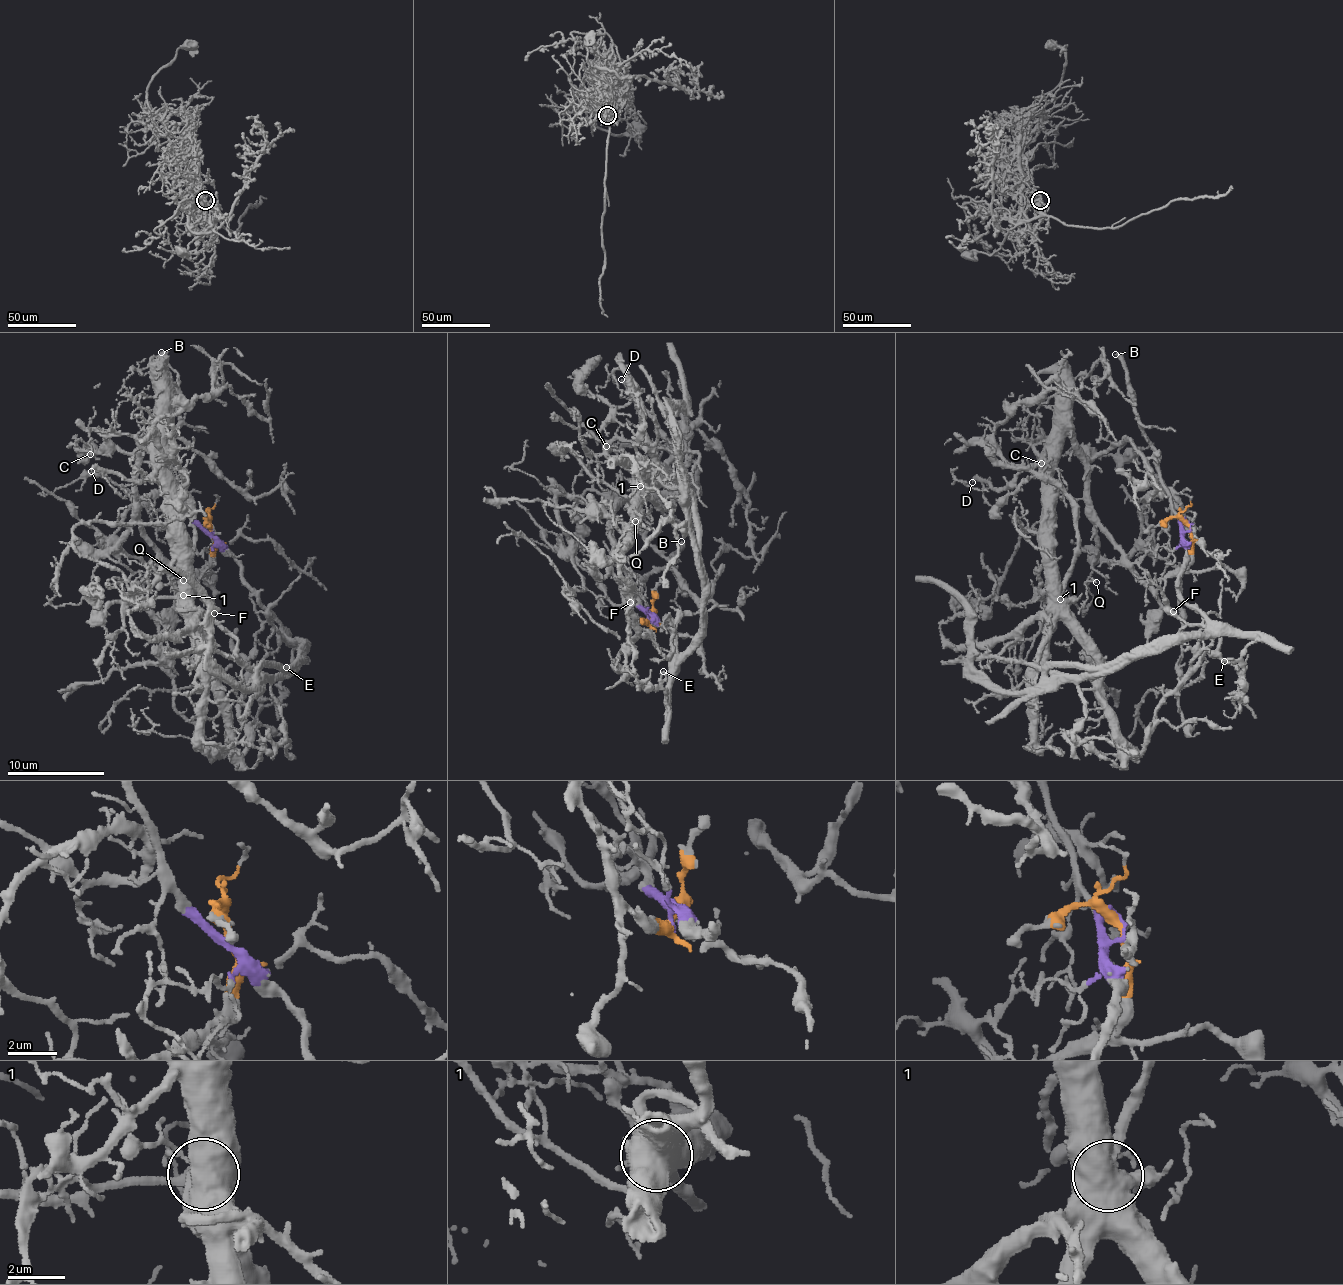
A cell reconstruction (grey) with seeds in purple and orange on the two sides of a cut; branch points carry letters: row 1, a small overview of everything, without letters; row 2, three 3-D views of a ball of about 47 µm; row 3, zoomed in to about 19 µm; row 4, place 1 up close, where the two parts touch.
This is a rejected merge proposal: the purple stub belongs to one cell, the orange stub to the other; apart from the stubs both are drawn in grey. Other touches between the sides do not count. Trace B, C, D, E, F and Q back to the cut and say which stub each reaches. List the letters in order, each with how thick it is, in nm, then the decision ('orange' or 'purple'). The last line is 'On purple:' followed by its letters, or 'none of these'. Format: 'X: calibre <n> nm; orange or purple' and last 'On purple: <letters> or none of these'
B: calibre 400 nm; purple
C: calibre 120 nm; orange
D: calibre 260 nm; orange
E: calibre 200 nm; purple
F: calibre 120 nm; orange
Q: calibre 130 nm; orange
On purple: B, E

